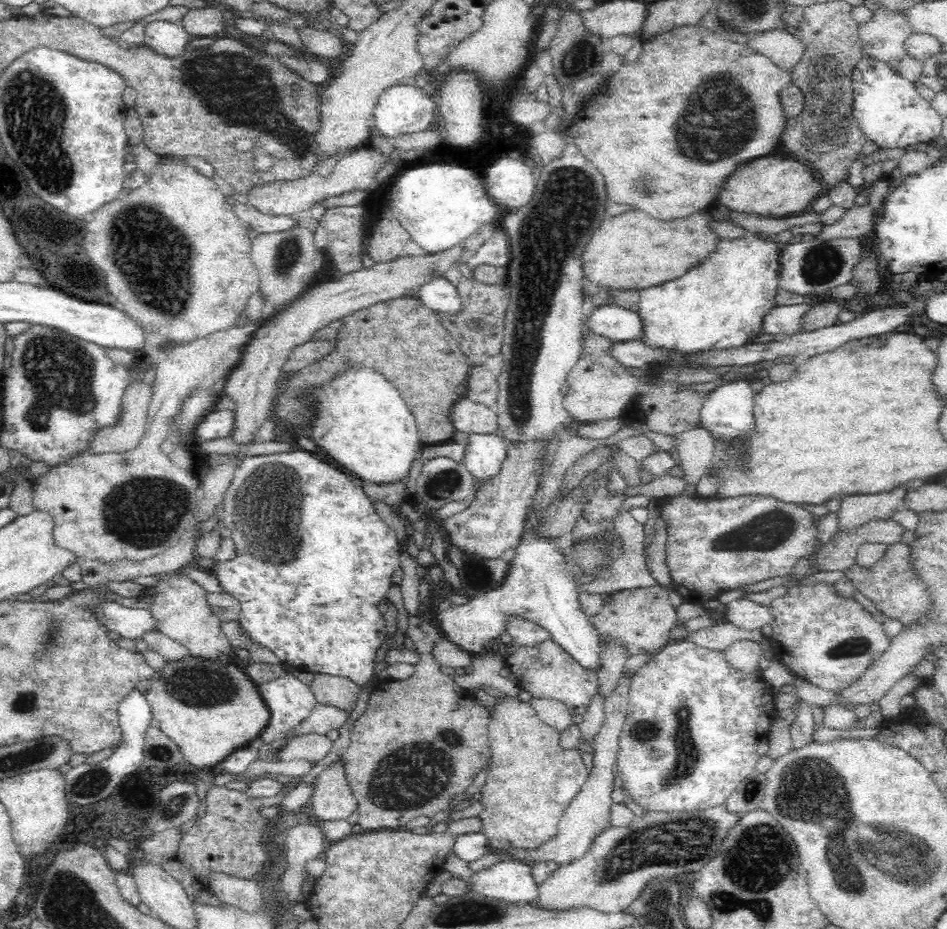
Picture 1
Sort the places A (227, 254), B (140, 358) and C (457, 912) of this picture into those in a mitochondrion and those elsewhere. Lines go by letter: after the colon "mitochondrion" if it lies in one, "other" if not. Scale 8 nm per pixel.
A: other
B: other
C: mitochondrion

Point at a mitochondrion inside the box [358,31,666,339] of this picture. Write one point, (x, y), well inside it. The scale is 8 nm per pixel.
(581, 54)

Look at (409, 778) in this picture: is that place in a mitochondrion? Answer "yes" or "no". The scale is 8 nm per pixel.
yes

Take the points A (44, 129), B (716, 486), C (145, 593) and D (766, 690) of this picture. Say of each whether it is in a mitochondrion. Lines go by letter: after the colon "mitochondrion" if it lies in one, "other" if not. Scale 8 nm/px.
A: mitochondrion
B: other
C: other
D: other

